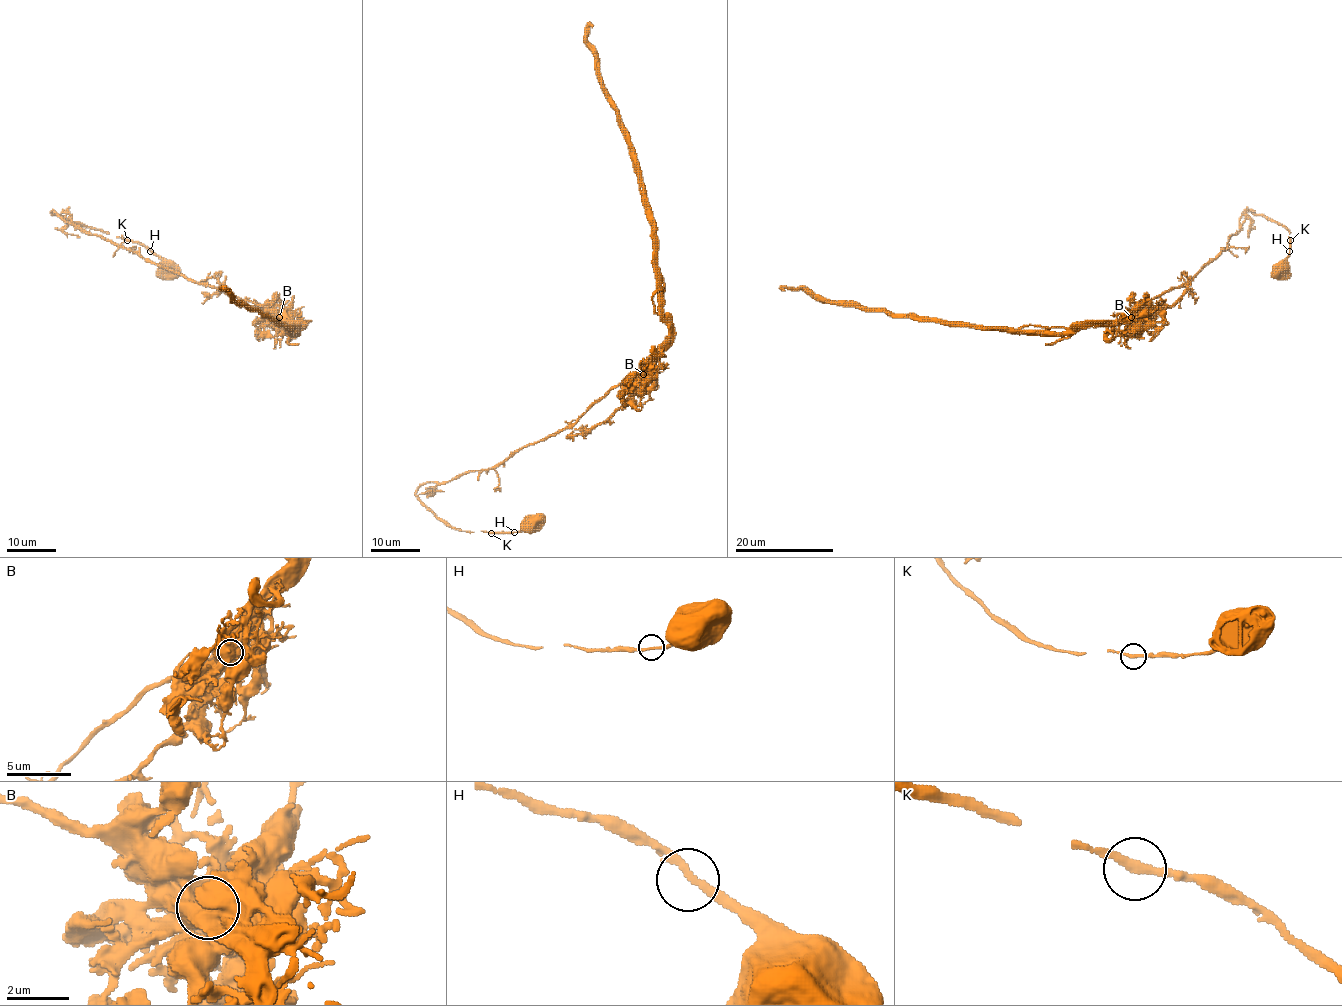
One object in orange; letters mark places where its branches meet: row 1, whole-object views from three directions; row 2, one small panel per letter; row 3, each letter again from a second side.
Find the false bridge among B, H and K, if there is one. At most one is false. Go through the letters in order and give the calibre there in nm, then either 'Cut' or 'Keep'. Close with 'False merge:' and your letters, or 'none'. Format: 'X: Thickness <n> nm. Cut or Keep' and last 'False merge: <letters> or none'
B: Thickness 800 nm. Cut
H: Thickness 200 nm. Keep
K: Thickness 280 nm. Keep
False merge: B

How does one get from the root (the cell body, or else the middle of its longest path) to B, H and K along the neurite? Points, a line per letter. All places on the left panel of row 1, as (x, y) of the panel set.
B: (167, 271), (145, 246), (51, 211), (160, 267), (219, 287), (279, 318)
H: (167, 271), (163, 262), (150, 251)
K: (167, 271), (163, 262), (145, 246), (126, 240)

